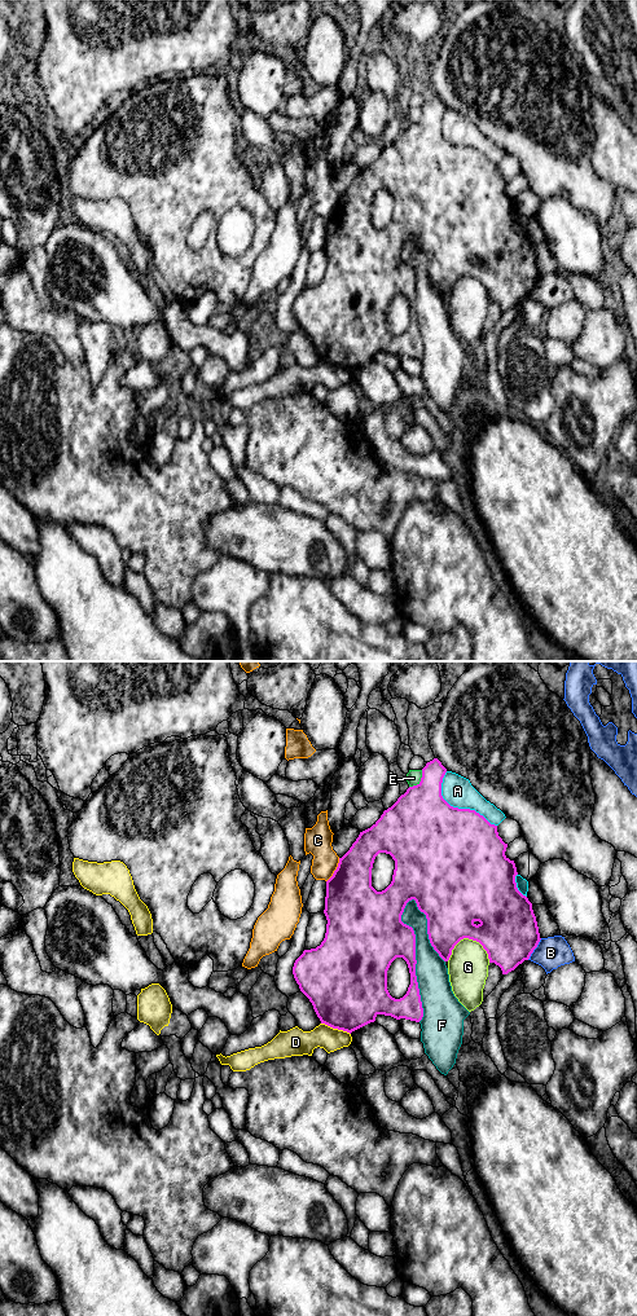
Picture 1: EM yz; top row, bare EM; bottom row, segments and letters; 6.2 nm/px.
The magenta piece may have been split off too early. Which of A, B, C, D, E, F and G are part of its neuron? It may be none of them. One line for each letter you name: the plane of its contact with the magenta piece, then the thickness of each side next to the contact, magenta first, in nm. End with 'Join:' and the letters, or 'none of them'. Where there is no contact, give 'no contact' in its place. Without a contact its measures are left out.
Join: none of them

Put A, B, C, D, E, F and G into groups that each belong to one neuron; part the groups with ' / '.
A / B / C / D / E F / G

